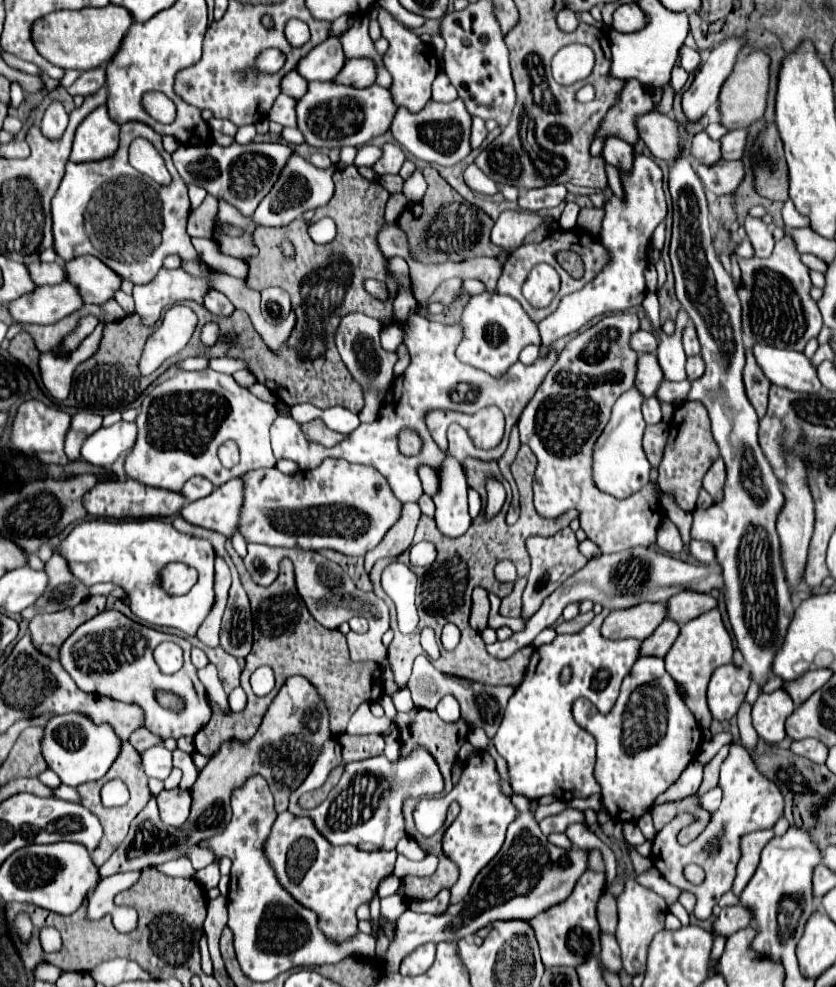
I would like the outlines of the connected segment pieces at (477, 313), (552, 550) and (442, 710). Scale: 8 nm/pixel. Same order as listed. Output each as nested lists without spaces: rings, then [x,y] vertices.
[[[486,291],[480,295],[472,295],[462,311],[460,327],[464,337],[456,347],[456,357],[466,365],[490,373],[492,377],[500,377],[502,373],[506,373],[518,361],[518,355],[526,345],[540,345],[538,325],[526,315],[522,305],[512,297],[498,293]]]
[[[570,527],[560,529],[556,535],[552,537],[530,537],[528,543],[528,553],[532,557],[532,571],[528,575],[528,585],[522,593],[522,613],[520,617],[526,621],[530,619],[542,605],[542,601],[562,583],[566,581],[572,573],[576,573],[578,569],[582,569],[582,565],[586,565],[586,557],[578,551],[578,541],[576,535]]]
[[[446,695],[442,697],[442,701],[438,703],[436,707],[436,713],[442,721],[446,723],[456,723],[460,719],[460,707],[458,707],[458,701],[452,697],[452,695]]]

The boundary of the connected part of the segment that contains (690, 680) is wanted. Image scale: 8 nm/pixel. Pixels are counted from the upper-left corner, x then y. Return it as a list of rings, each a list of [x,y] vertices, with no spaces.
[[[712,609],[704,615],[688,621],[686,625],[682,625],[678,639],[674,641],[674,645],[670,647],[670,651],[664,657],[666,671],[670,673],[670,677],[674,677],[674,681],[678,681],[678,685],[682,689],[682,697],[686,701],[686,707],[690,711],[694,711],[694,717],[696,717],[696,721],[702,729],[708,729],[710,723],[712,723],[710,709],[708,709],[708,703],[706,703],[708,681],[710,681],[716,667],[732,661],[732,653],[734,653],[732,637],[722,623],[720,611]]]

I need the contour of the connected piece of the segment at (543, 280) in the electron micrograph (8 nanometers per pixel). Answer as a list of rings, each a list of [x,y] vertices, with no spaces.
[[[538,263],[522,285],[522,293],[532,307],[548,307],[560,289],[560,275],[552,265]]]

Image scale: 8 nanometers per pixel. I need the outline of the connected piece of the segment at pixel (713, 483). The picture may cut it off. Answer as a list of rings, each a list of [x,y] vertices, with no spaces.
[[[716,459],[716,461],[714,461],[714,465],[710,465],[708,473],[704,475],[704,489],[714,497],[714,501],[718,501],[718,499],[722,497],[724,479],[726,479],[724,461],[722,461],[722,459]]]

